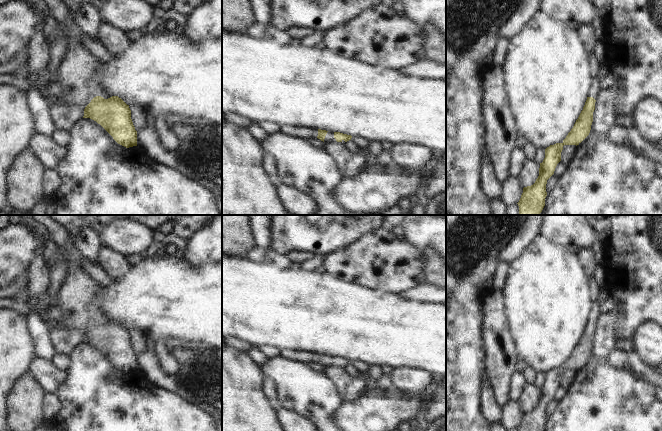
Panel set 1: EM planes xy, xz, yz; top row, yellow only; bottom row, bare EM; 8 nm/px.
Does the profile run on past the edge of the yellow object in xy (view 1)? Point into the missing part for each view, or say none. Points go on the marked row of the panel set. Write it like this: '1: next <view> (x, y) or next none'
1: next xy (79, 78)

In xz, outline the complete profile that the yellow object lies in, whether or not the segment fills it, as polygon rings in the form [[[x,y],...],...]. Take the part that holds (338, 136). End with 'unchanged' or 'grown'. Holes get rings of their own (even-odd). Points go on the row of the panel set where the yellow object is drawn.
[[[283,124],[281,132],[290,134],[292,136],[298,136],[305,140],[309,138],[318,138],[326,143],[342,142],[345,143],[351,140],[352,136],[343,134],[340,132],[328,132],[318,128],[312,128],[308,126],[296,126],[293,124]]] | grown

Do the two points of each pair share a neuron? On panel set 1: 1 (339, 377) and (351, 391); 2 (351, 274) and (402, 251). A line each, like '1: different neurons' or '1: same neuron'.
1: same neuron
2: same neuron

